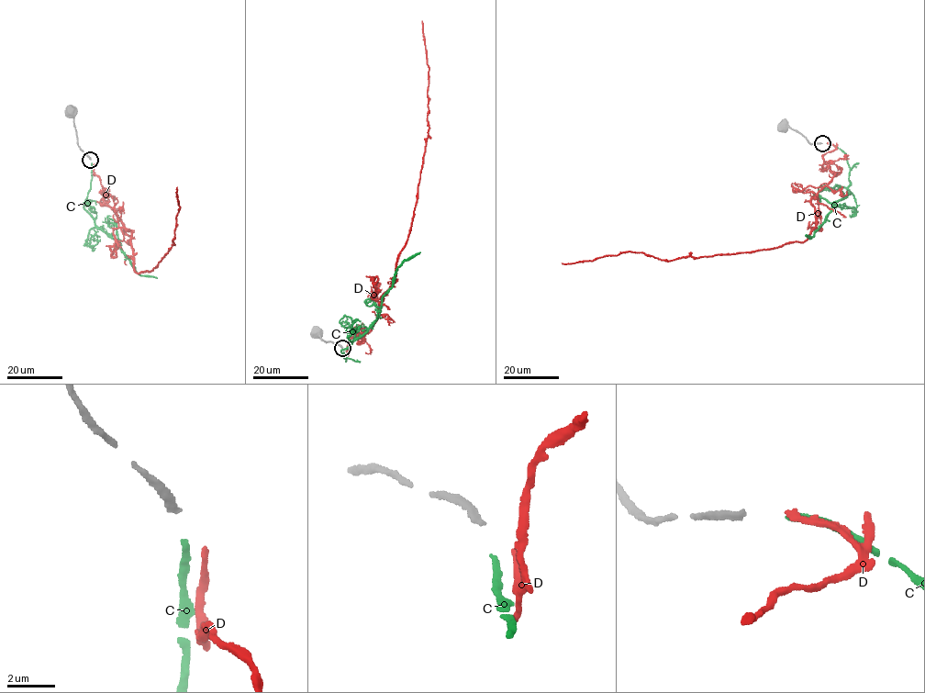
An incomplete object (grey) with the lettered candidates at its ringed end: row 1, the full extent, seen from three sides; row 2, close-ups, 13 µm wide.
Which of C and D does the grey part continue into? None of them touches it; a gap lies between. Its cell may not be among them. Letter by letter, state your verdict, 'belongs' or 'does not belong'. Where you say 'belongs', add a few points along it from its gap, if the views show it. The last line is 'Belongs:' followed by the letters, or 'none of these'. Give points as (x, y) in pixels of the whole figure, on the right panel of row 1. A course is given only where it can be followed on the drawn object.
C: does not belong
D: does not belong
Belongs: none of these

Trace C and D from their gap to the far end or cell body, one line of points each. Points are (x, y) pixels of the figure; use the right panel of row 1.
C: (827, 143), (845, 154), (849, 168), (850, 195), (834, 202), (832, 210), (814, 237), (805, 235)
D: (827, 143), (835, 173), (810, 200), (816, 226), (805, 240), (562, 262)

